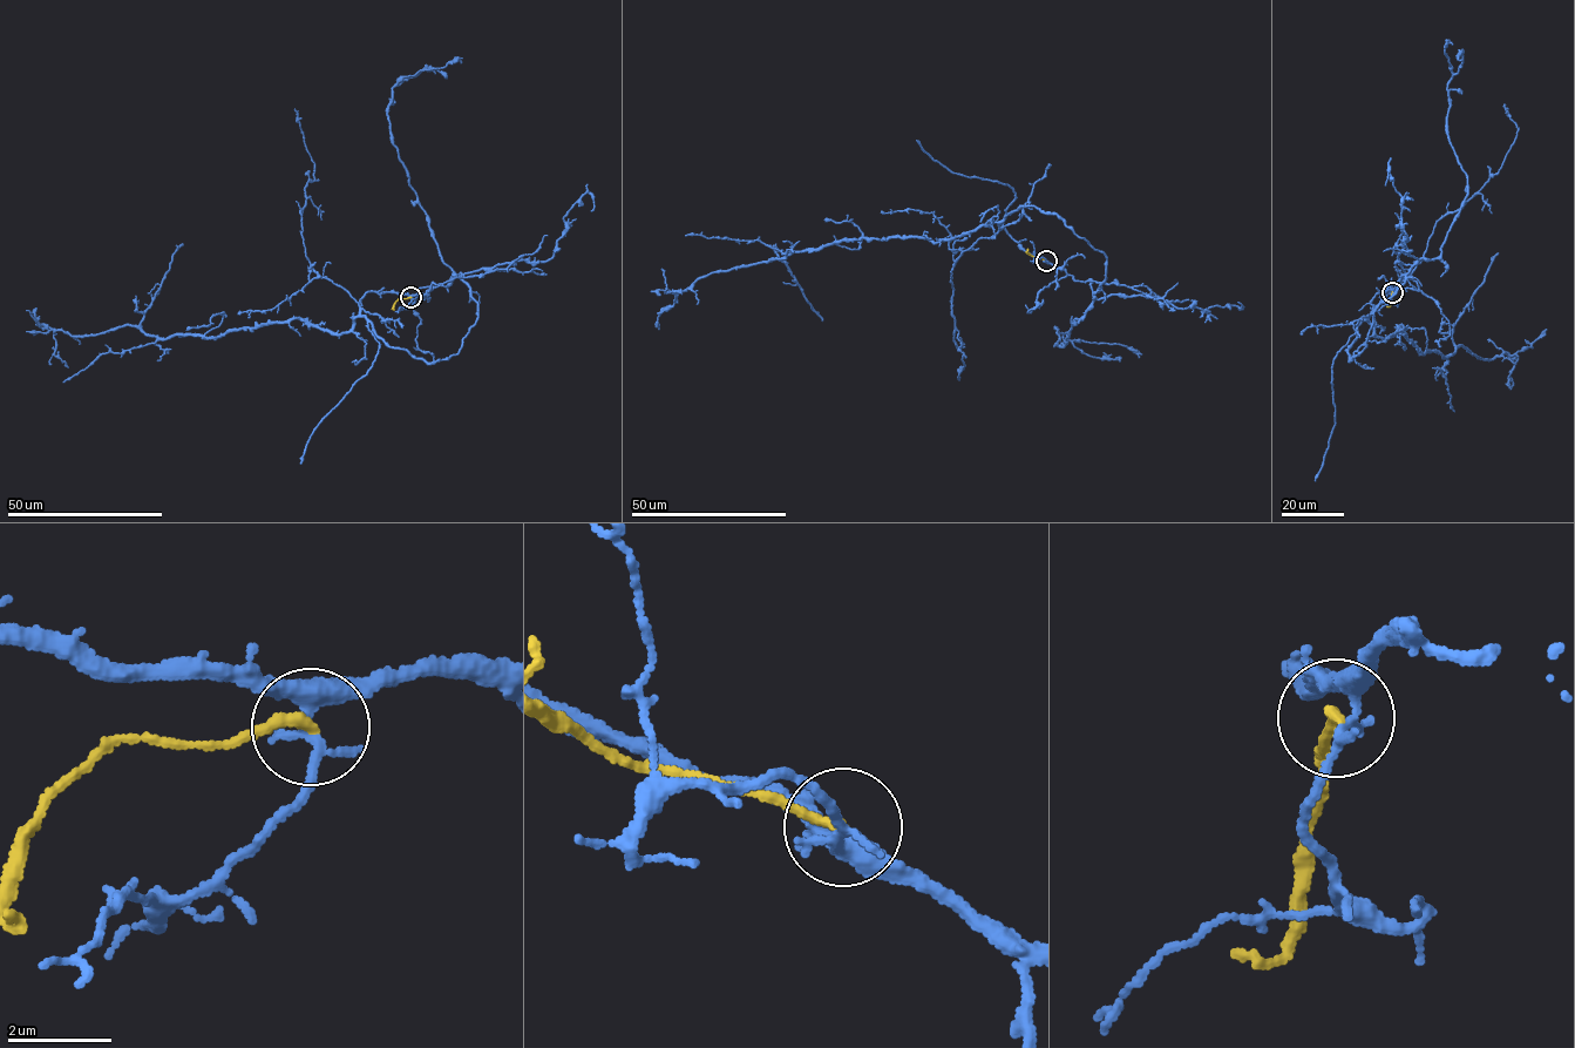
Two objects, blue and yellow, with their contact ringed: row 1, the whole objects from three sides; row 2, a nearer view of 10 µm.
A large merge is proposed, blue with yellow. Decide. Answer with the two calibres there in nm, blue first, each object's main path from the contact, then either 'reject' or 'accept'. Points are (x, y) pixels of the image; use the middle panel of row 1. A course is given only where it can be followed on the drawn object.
200 nm thick on the blue side, 200 nm on the other; blue runs (1046, 261), (1027, 254), (996, 222), (932, 242), (920, 237), (839, 239), (698, 277), (663, 311), (659, 329); yellow runs (1046, 259), (1033, 257), (1027, 249); reject

